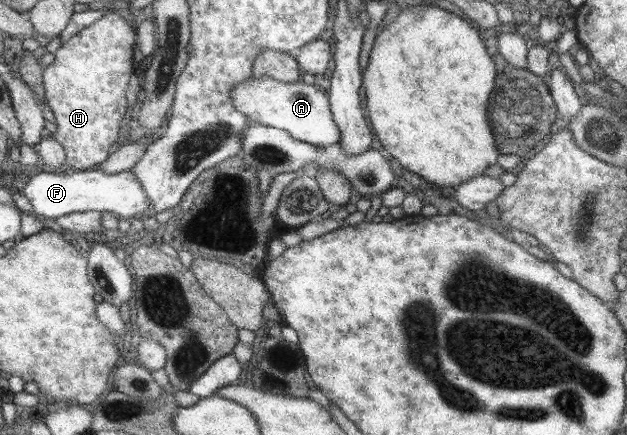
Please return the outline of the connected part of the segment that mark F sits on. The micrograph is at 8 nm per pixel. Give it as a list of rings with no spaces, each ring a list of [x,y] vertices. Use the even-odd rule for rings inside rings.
[[[98,169],[62,173],[41,171],[29,178],[23,193],[28,196],[34,212],[48,219],[86,211],[108,212],[117,218],[128,219],[145,215],[152,207],[144,188],[130,170],[115,174]]]

